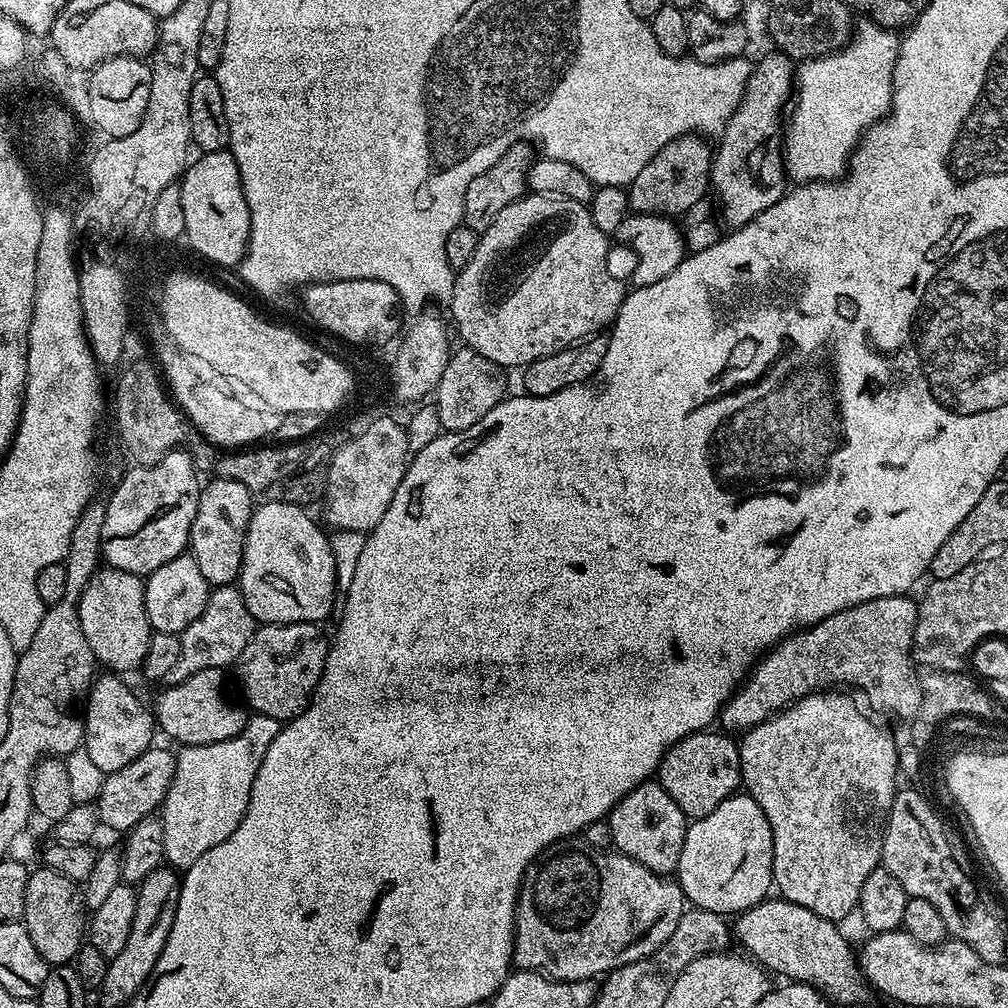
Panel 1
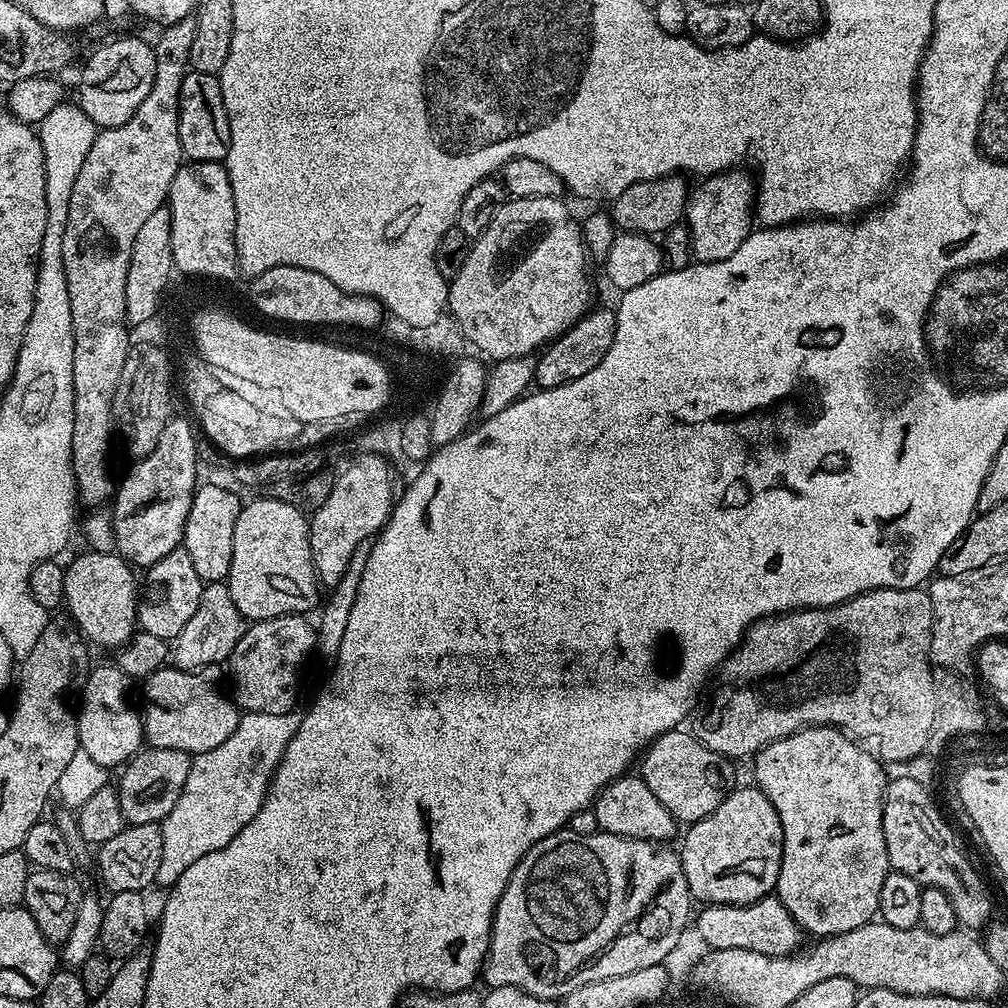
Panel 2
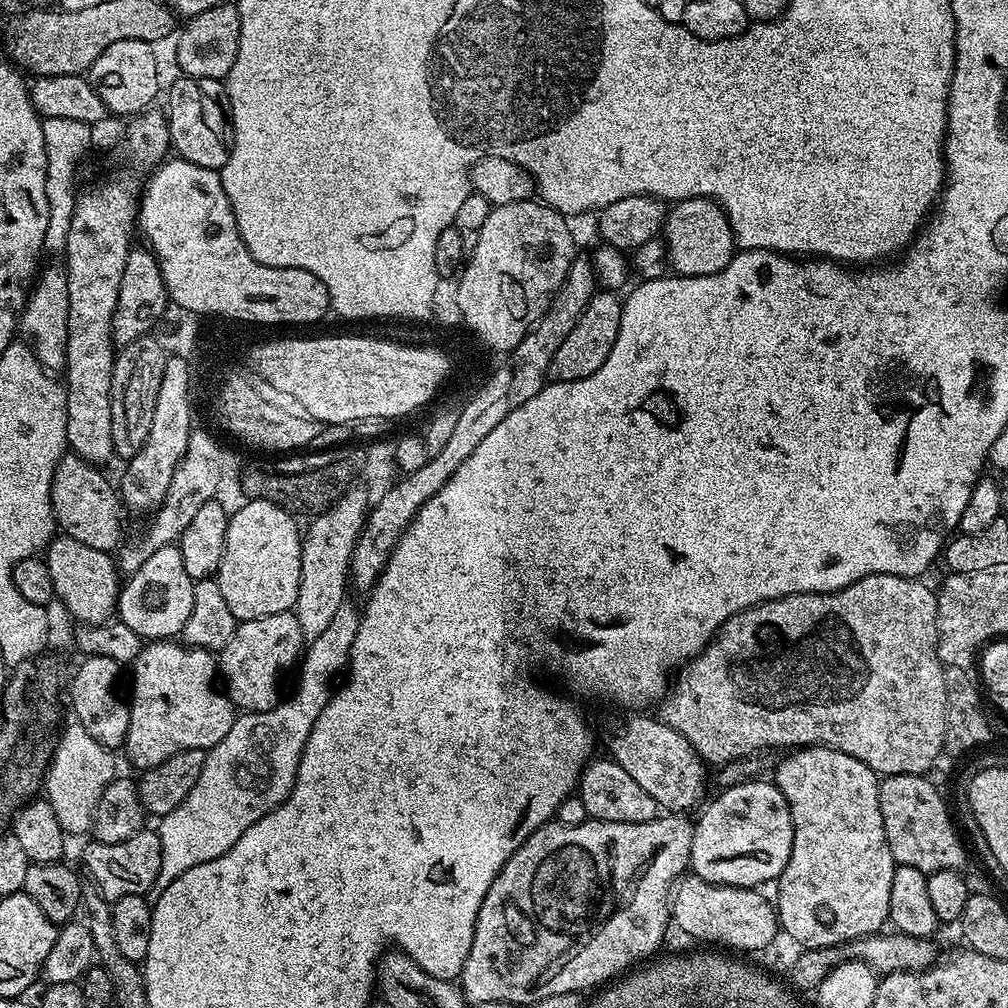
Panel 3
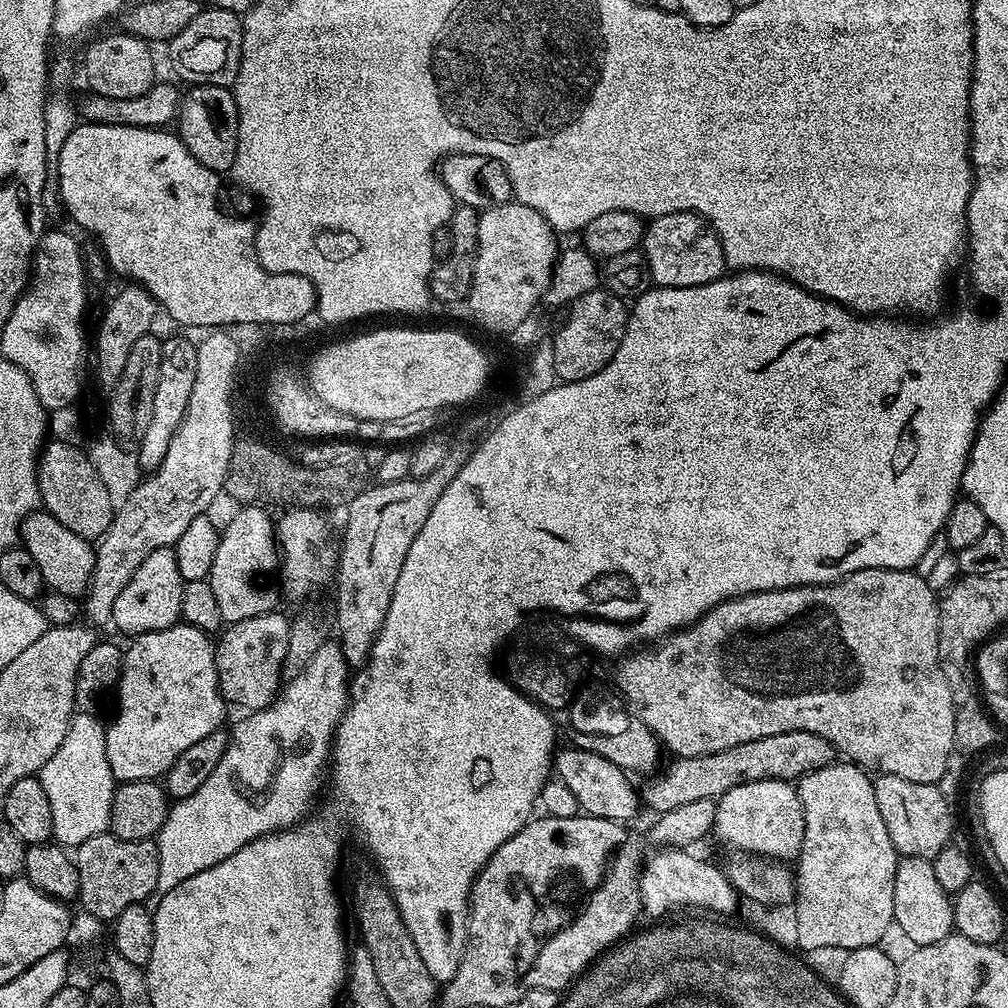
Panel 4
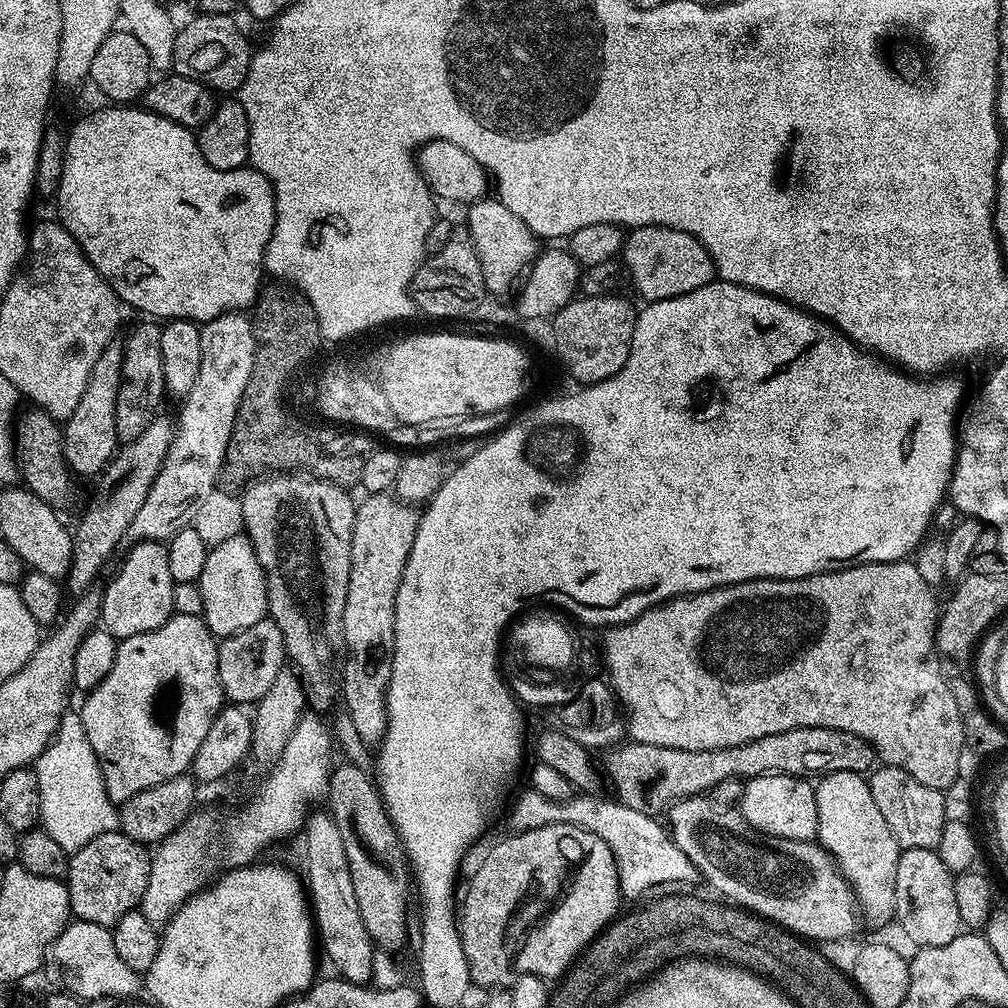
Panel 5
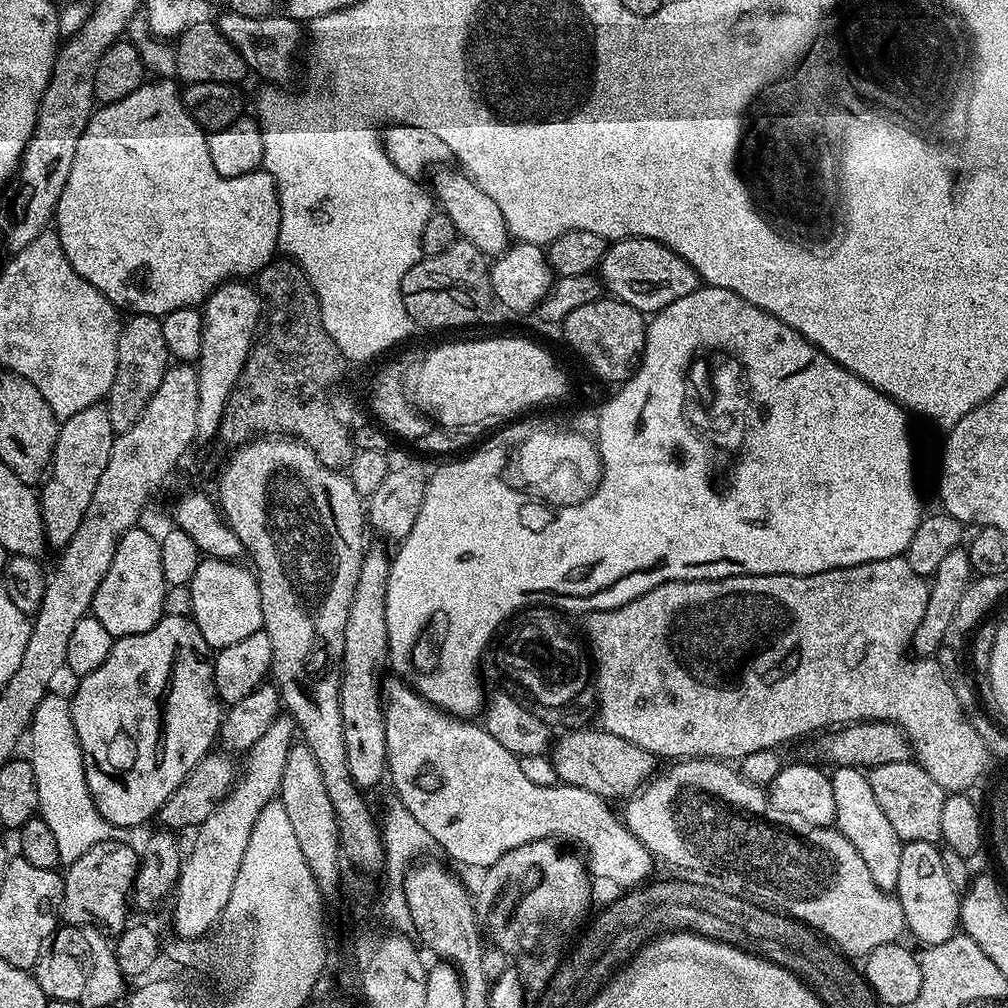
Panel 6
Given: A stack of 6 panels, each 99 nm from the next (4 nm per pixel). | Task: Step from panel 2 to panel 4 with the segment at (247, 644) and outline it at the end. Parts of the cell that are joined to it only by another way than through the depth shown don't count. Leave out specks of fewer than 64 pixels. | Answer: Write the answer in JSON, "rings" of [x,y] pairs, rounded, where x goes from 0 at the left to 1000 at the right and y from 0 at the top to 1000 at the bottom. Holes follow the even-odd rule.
{"rings":[[[271,605],[225,620],[217,628],[212,639],[214,668],[218,688],[227,699],[235,698],[246,706],[258,706],[274,693],[280,683],[282,654],[288,641],[289,624],[288,615],[277,605]]]}

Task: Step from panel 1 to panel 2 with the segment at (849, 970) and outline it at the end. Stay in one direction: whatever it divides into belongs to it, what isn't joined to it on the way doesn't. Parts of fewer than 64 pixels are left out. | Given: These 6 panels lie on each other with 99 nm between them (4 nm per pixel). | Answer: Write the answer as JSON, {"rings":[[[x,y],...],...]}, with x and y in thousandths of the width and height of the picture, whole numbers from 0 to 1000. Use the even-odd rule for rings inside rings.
{"rings":[[[769,887],[757,889],[746,897],[711,897],[693,903],[694,910],[689,910],[688,921],[690,917],[703,941],[752,942],[752,946],[761,948],[784,948],[795,939],[796,922]]]}

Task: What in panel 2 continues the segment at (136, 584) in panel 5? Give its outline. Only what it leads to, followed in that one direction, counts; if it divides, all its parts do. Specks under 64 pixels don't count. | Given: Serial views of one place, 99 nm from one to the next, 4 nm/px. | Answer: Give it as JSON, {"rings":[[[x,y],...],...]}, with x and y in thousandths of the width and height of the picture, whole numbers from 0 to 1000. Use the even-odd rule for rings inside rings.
{"rings":[[[177,543],[169,546],[165,554],[157,554],[141,571],[141,582],[137,587],[137,598],[135,601],[135,618],[138,626],[145,629],[154,629],[155,632],[165,636],[174,635],[177,629],[181,629],[181,621],[185,621],[185,616],[196,605],[196,593],[200,593],[200,585],[203,576],[196,573],[196,565],[192,565],[192,557],[189,556],[188,550],[185,550],[183,543]]]}

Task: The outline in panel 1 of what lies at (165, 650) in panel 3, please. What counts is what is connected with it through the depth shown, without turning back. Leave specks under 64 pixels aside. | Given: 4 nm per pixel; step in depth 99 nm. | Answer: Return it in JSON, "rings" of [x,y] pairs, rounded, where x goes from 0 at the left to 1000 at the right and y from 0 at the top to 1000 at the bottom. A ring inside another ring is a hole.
{"rings":[[[217,663],[196,665],[180,679],[164,682],[164,687],[155,694],[155,702],[153,698],[153,714],[158,725],[160,722],[179,740],[224,736],[235,730],[242,723],[244,706],[241,701],[233,702],[226,695],[222,688],[222,671],[223,668]]]}

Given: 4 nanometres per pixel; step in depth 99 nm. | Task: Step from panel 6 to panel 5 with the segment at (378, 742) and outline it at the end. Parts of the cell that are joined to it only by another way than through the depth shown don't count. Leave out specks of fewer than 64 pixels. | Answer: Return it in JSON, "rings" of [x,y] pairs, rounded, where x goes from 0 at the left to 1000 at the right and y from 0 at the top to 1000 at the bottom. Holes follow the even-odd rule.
{"rings":[[[365,490],[360,493],[361,497],[353,500],[353,513],[349,523],[349,533],[347,534],[347,575],[343,581],[343,605],[339,609],[339,625],[341,626],[341,642],[339,651],[339,663],[341,659],[341,679],[339,675],[339,690],[341,687],[341,698],[345,701],[345,714],[349,717],[349,722],[353,725],[353,730],[359,737],[365,738],[374,733],[380,727],[383,717],[383,703],[381,701],[381,688],[387,675],[387,665],[389,664],[389,642],[391,641],[391,605],[393,604],[393,590],[395,581],[399,577],[401,563],[405,557],[407,546],[411,542],[413,527],[417,521],[418,509],[412,503],[402,502],[389,490]]]}

